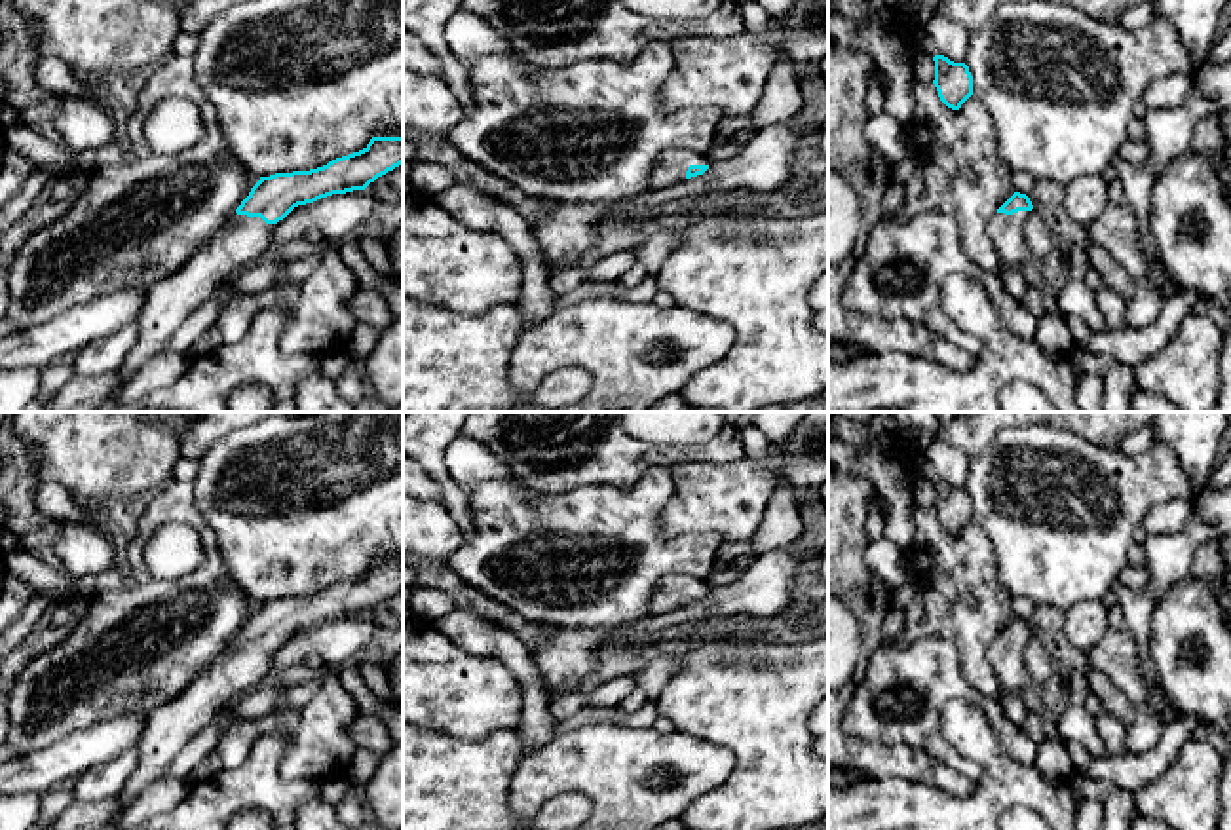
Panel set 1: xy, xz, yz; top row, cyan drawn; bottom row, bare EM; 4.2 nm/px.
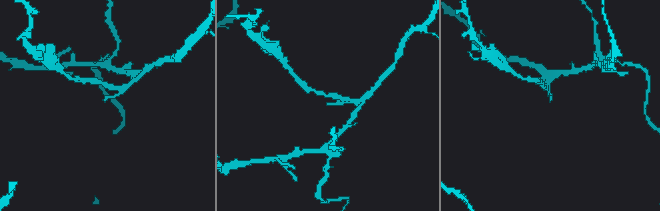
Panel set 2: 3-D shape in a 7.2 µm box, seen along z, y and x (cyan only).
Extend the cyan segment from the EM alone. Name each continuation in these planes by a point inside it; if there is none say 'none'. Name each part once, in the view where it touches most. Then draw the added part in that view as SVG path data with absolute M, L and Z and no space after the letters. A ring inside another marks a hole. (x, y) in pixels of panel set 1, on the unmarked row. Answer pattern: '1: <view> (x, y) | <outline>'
1: xy (242, 665) | M234 638L186 689L146 716L139 765L116 794L122 809L160 779L203 727L258 686L274 653L260 642Z

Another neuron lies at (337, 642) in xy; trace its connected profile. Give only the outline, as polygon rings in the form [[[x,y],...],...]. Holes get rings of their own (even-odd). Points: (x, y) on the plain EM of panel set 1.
[[[369,615],[332,619],[313,629],[294,632],[279,646],[272,659],[272,669],[289,669],[315,655],[331,670],[357,661],[359,651],[369,644],[376,625]]]

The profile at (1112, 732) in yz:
[[[1106,710],[1094,716],[1094,720],[1096,720],[1098,733],[1104,741],[1106,754],[1109,756],[1121,754],[1127,726]]]

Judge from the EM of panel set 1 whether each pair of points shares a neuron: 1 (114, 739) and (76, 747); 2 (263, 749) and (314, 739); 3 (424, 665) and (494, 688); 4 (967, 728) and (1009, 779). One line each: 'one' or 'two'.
1: one
2: two
3: one
4: one

